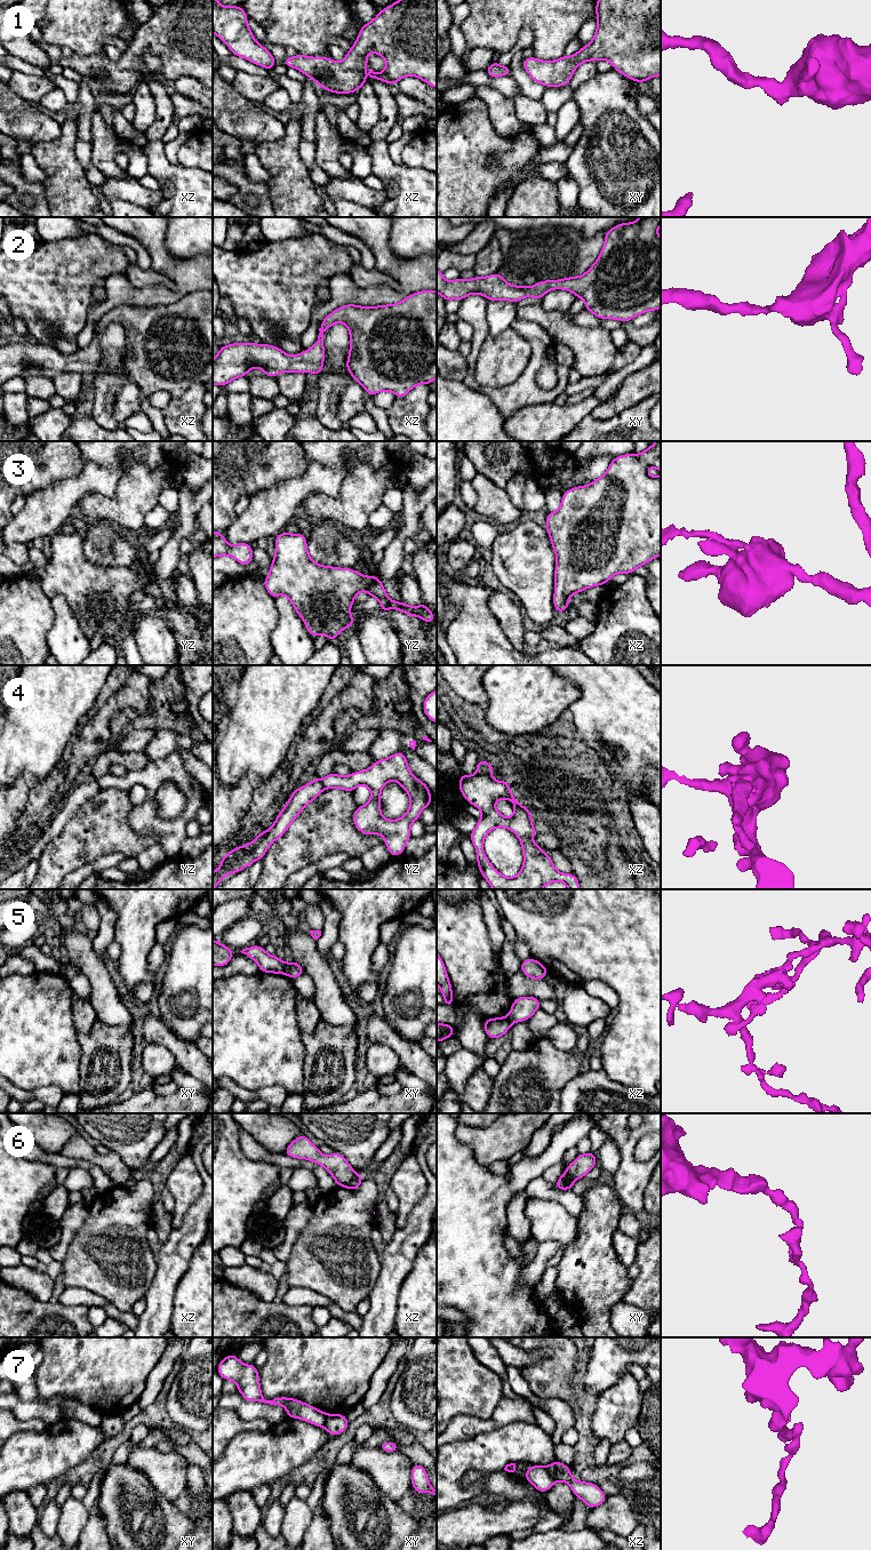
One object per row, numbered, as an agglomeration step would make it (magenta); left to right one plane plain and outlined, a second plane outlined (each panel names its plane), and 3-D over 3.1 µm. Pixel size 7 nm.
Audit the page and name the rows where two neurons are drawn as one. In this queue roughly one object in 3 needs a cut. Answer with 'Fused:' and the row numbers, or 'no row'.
Fused: 4, 5, 6, 7

